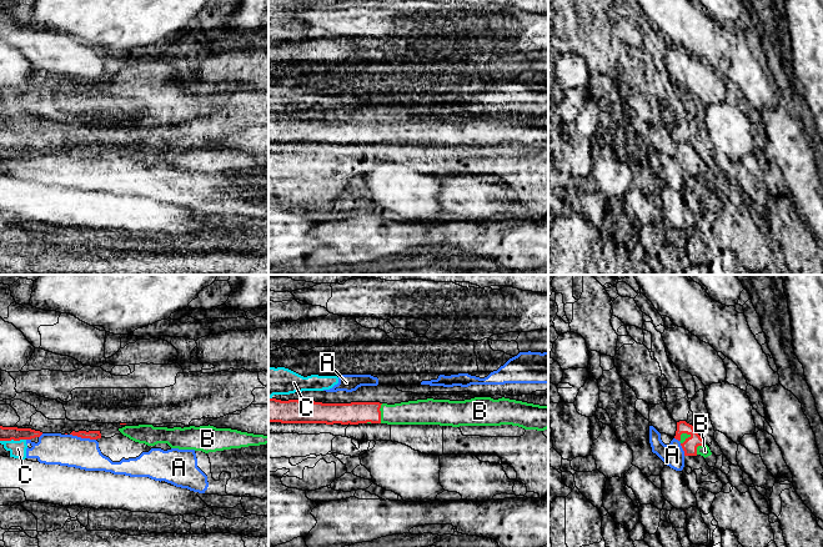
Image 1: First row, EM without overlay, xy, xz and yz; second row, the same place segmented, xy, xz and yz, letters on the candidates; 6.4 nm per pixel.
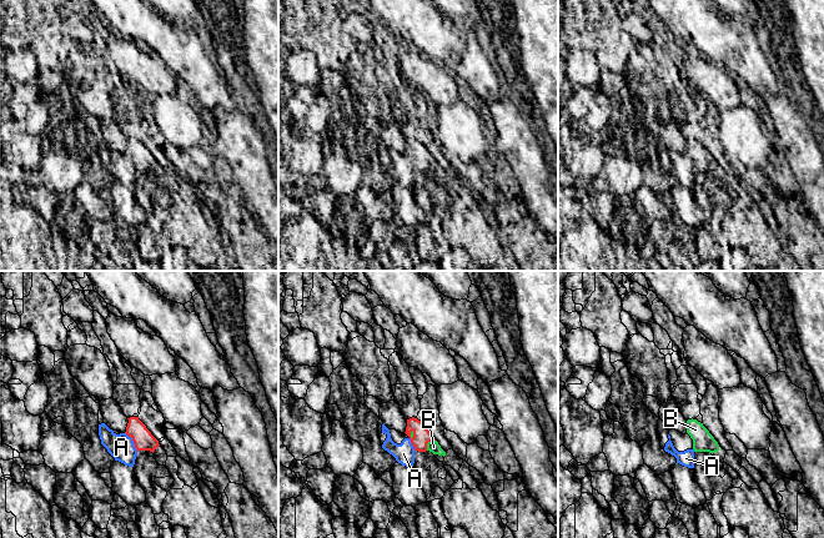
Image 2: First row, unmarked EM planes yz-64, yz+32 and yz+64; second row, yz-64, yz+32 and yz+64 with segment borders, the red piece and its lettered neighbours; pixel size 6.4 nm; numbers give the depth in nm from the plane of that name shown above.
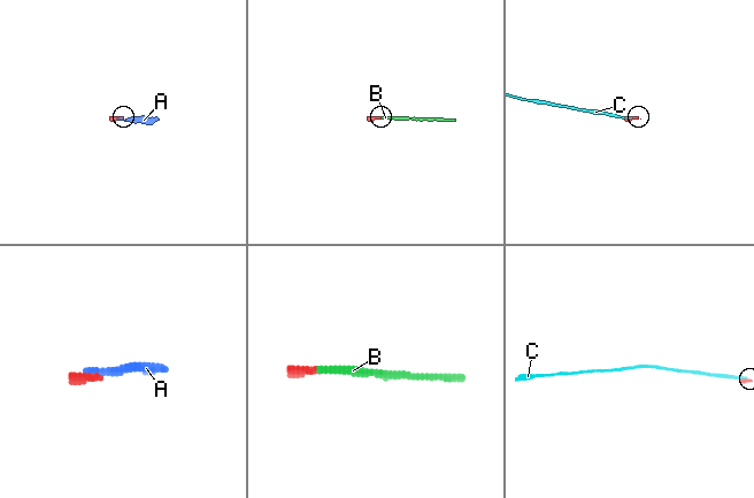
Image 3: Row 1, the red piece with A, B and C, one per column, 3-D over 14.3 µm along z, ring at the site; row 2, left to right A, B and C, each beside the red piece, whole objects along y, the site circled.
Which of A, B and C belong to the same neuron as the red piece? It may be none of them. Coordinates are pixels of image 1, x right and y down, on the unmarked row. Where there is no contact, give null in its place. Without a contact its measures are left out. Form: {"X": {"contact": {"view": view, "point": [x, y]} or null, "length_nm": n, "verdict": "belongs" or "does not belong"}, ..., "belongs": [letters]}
{"A": {"contact": {"view": "xy", "point": [83, 157]}, "length_nm": 170, "verdict": "does not belong"}, "B": {"contact": {"view": "xz", "point": [380, 134]}, "length_nm": 130, "verdict": "belongs"}, "C": {"contact": {"view": "xy", "point": [13, 159]}, "length_nm": 170, "verdict": "does not belong"}, "belongs": ["B"]}

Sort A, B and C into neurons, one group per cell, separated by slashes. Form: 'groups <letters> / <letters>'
groups A C / B

